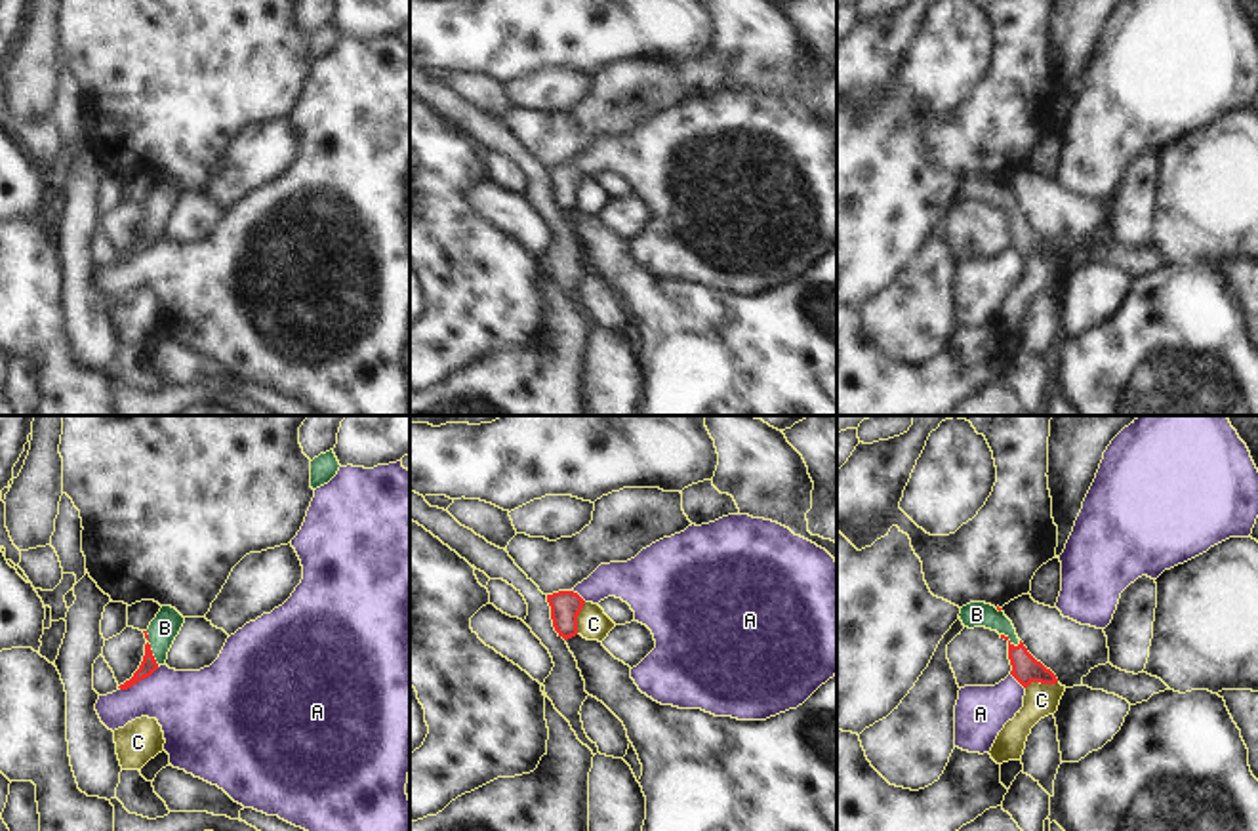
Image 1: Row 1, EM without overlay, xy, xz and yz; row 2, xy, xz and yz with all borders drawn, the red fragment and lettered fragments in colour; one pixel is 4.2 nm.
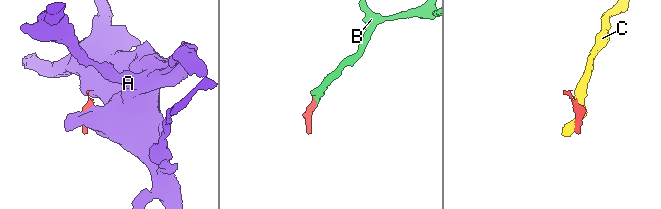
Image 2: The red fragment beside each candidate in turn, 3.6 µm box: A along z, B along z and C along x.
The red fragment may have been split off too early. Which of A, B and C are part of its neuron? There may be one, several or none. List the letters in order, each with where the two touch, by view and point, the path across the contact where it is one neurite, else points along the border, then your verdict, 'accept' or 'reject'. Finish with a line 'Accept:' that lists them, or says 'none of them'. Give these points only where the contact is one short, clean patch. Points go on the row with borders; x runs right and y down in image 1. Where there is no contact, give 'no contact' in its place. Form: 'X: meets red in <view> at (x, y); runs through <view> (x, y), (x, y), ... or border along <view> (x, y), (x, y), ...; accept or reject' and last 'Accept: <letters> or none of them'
A: meets red in xy at (138, 681); border along xy (159, 668), (130, 687), (119, 689); reject
B: meets red in xy at (149, 648); runs through xy (149, 666), (149, 648), (164, 628); accept
C: meets red in xz at (576, 618); border along xz (586, 603), (578, 616), (576, 633); reject
Accept: B

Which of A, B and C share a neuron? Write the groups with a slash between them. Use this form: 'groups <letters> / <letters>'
groups A / B / C

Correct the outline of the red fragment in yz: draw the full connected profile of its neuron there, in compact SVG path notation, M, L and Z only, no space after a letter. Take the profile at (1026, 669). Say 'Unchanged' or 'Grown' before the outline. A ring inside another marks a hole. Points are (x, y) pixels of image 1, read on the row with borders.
Grown. M970 602L959 614L964 627L985 627L997 631L1008 642L1008 659L1012 665L1010 675L1027 688L1031 682L1056 684L1056 675L1037 661L1024 642L1018 638L1012 621L1004 616L1003 608L985 602Z

